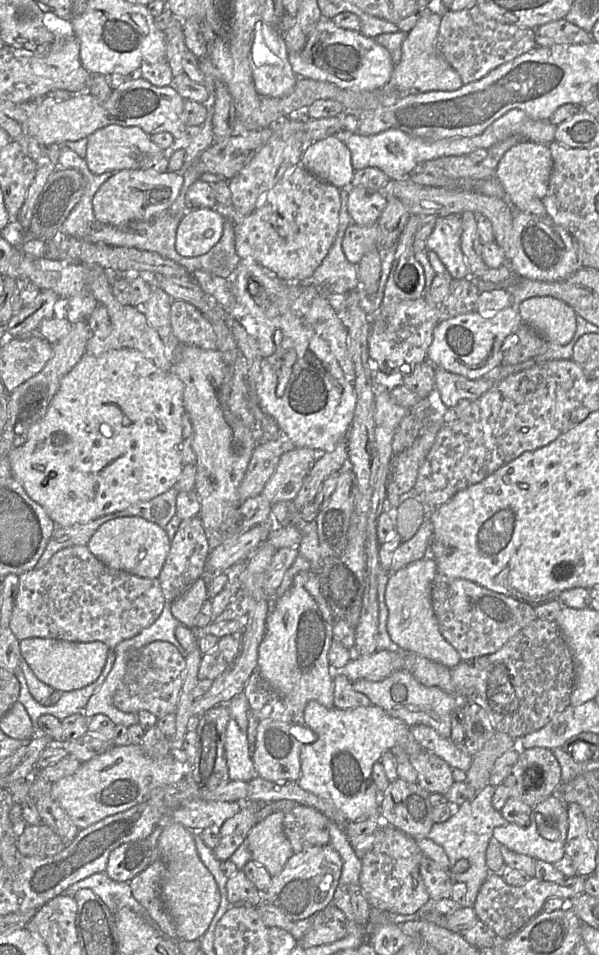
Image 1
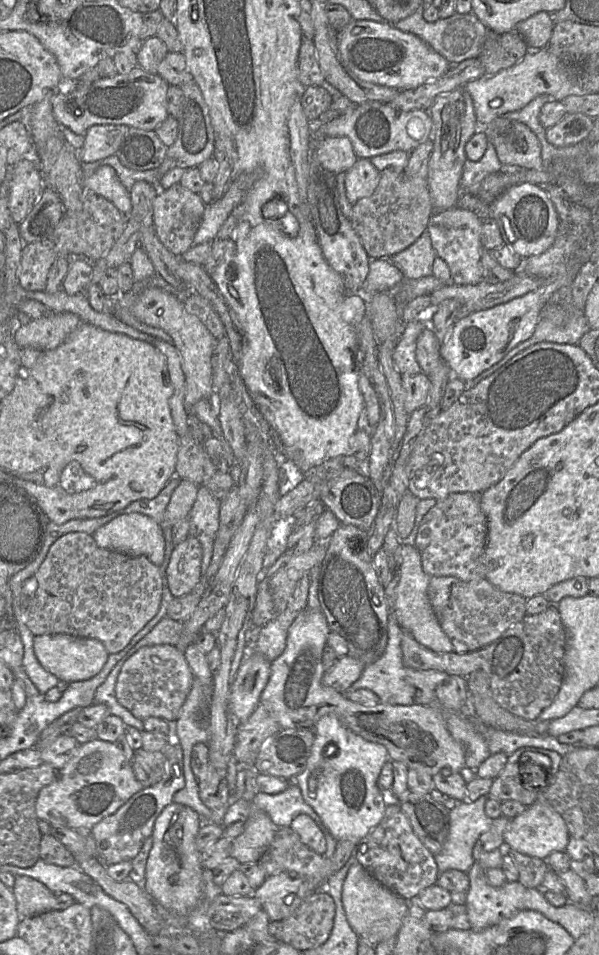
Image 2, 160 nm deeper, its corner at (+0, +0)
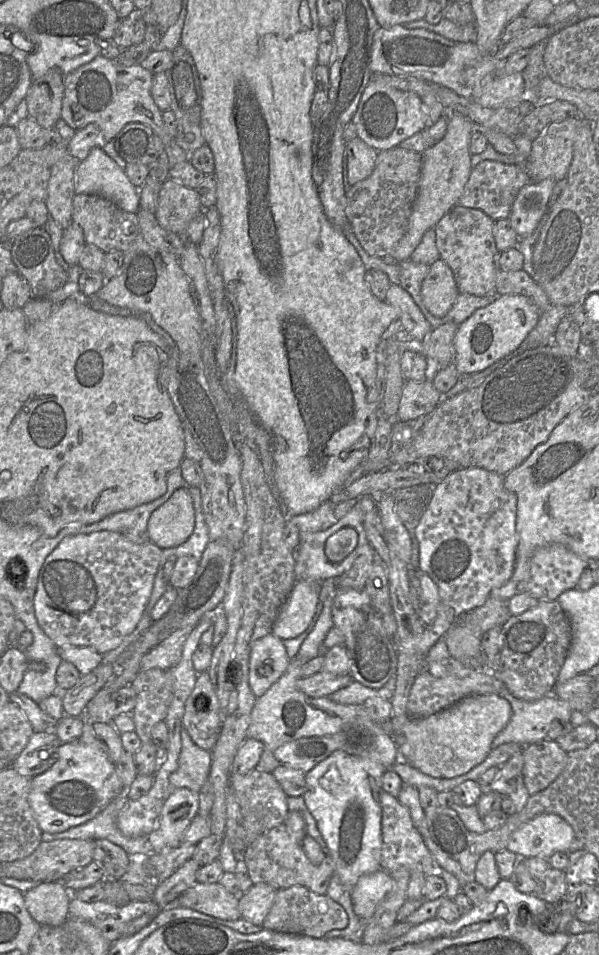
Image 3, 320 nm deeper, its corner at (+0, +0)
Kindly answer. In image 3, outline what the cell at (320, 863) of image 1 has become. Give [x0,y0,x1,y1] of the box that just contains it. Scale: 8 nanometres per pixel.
[239,884,278,927]

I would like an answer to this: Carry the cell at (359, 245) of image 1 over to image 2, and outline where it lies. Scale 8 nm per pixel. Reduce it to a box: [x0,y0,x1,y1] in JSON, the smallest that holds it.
[351,168,433,259]

